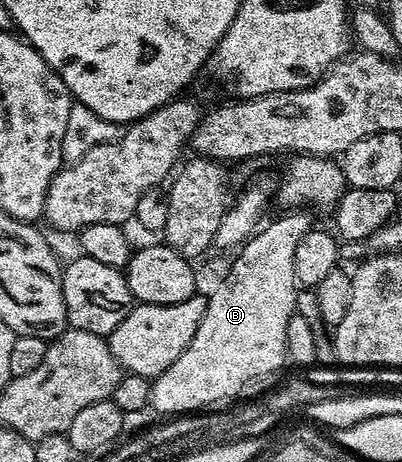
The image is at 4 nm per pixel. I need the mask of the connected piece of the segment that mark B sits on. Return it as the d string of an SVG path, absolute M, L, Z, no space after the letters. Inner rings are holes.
M284 210L279 213L281 216L276 216L272 221L265 223L263 227L252 233L243 244L240 245L235 253L236 261L228 268L228 273L224 276L224 281L217 286L208 296L208 305L202 314L202 322L198 322L198 330L194 330L194 338L190 338L190 342L186 346L186 350L182 350L182 354L178 354L178 358L169 368L160 376L152 380L152 399L151 407L157 408L160 412L168 412L164 414L196 414L201 410L211 409L219 400L228 400L231 396L236 396L251 380L256 380L259 376L268 376L271 372L279 370L288 360L288 347L286 346L286 326L290 323L290 318L297 315L296 308L296 291L298 285L296 275L294 274L294 254L298 251L298 242L302 242L302 238L306 238L308 232L313 231L312 224L313 213L308 210Z

